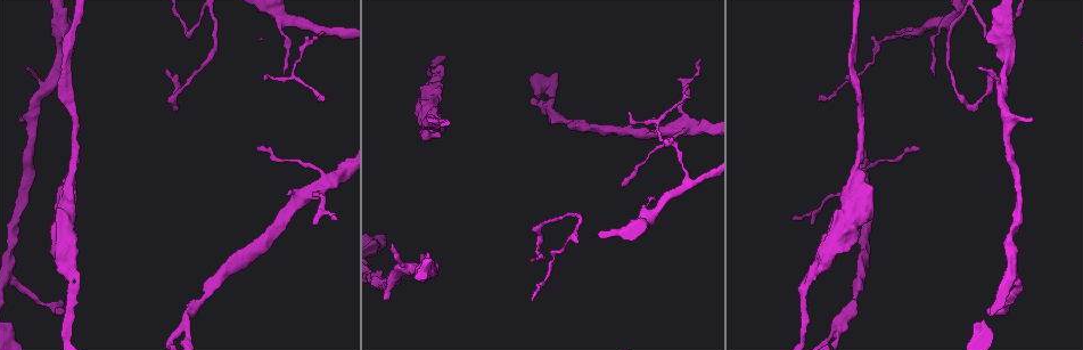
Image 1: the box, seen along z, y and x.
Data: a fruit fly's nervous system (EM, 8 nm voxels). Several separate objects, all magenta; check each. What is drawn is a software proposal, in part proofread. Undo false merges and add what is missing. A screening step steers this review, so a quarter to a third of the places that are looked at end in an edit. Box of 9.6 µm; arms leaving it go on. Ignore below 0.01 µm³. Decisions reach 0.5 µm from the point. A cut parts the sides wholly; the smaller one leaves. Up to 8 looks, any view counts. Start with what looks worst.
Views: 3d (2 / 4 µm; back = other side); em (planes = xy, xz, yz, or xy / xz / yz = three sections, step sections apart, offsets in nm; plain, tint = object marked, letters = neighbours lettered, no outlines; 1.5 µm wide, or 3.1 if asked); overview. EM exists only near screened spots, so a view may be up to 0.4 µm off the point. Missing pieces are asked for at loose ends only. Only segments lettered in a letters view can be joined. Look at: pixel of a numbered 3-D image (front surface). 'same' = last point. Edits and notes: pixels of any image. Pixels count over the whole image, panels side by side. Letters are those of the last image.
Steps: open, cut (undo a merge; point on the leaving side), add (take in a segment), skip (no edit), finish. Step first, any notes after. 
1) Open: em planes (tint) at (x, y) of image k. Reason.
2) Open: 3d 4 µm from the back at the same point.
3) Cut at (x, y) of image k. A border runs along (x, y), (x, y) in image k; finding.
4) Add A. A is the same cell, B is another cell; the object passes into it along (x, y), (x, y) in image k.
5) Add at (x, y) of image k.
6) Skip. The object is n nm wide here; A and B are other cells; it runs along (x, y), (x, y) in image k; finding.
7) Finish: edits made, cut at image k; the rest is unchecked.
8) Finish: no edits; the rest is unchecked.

Open: 3d 2 µm at (23, 121) of image 1.

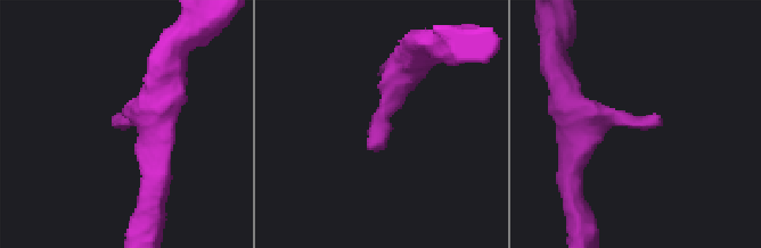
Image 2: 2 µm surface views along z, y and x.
Open: em yz step 4 (letters) at (662, 124) of image 2. Shape alone is not enough.

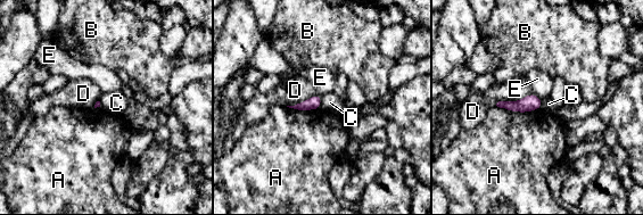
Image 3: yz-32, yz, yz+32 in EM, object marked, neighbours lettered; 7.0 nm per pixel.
Skip. A, B, C, D and E are other cells; a border runs along (320, 96), (321, 107) in image 3; none of them fits.

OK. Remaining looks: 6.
Open: em planes (letters) at (60, 312) of image 1. Free end.

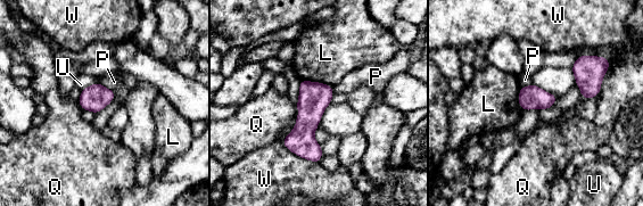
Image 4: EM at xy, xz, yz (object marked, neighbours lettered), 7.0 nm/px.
Skip. The object is 170 nm wide here; L, P, Q, U and W are other cells; no lettered segment goes on from it.

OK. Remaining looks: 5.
Open: em yz step 4 (plain) at (839, 333) of image 1. Sudden change in width.

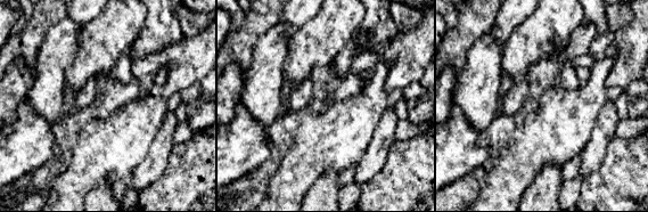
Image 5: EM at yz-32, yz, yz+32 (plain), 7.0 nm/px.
Open: em yz step 4 (letters) at the same point. See the neighbours.

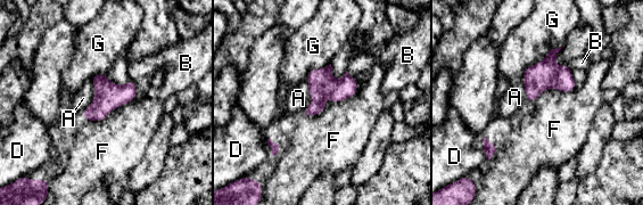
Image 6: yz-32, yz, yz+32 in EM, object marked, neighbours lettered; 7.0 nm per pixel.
Skip. A, B, D, F and G are other cells; a border runs along (131, 78), (135, 85), (134, 99) in image 6; all the same neuron.

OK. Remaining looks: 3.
Finish: no edits; the rest is unchecked.

